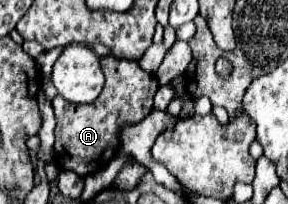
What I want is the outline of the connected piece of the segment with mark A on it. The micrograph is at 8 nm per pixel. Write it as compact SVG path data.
M106 56L102 58L102 70L106 84L94 104L70 104L62 100L62 96L52 100L54 114L58 116L54 162L60 166L60 170L72 170L78 172L78 176L88 176L90 172L102 170L116 156L118 130L124 124L140 122L152 112L152 98L160 86L158 80L144 72L134 60Z

